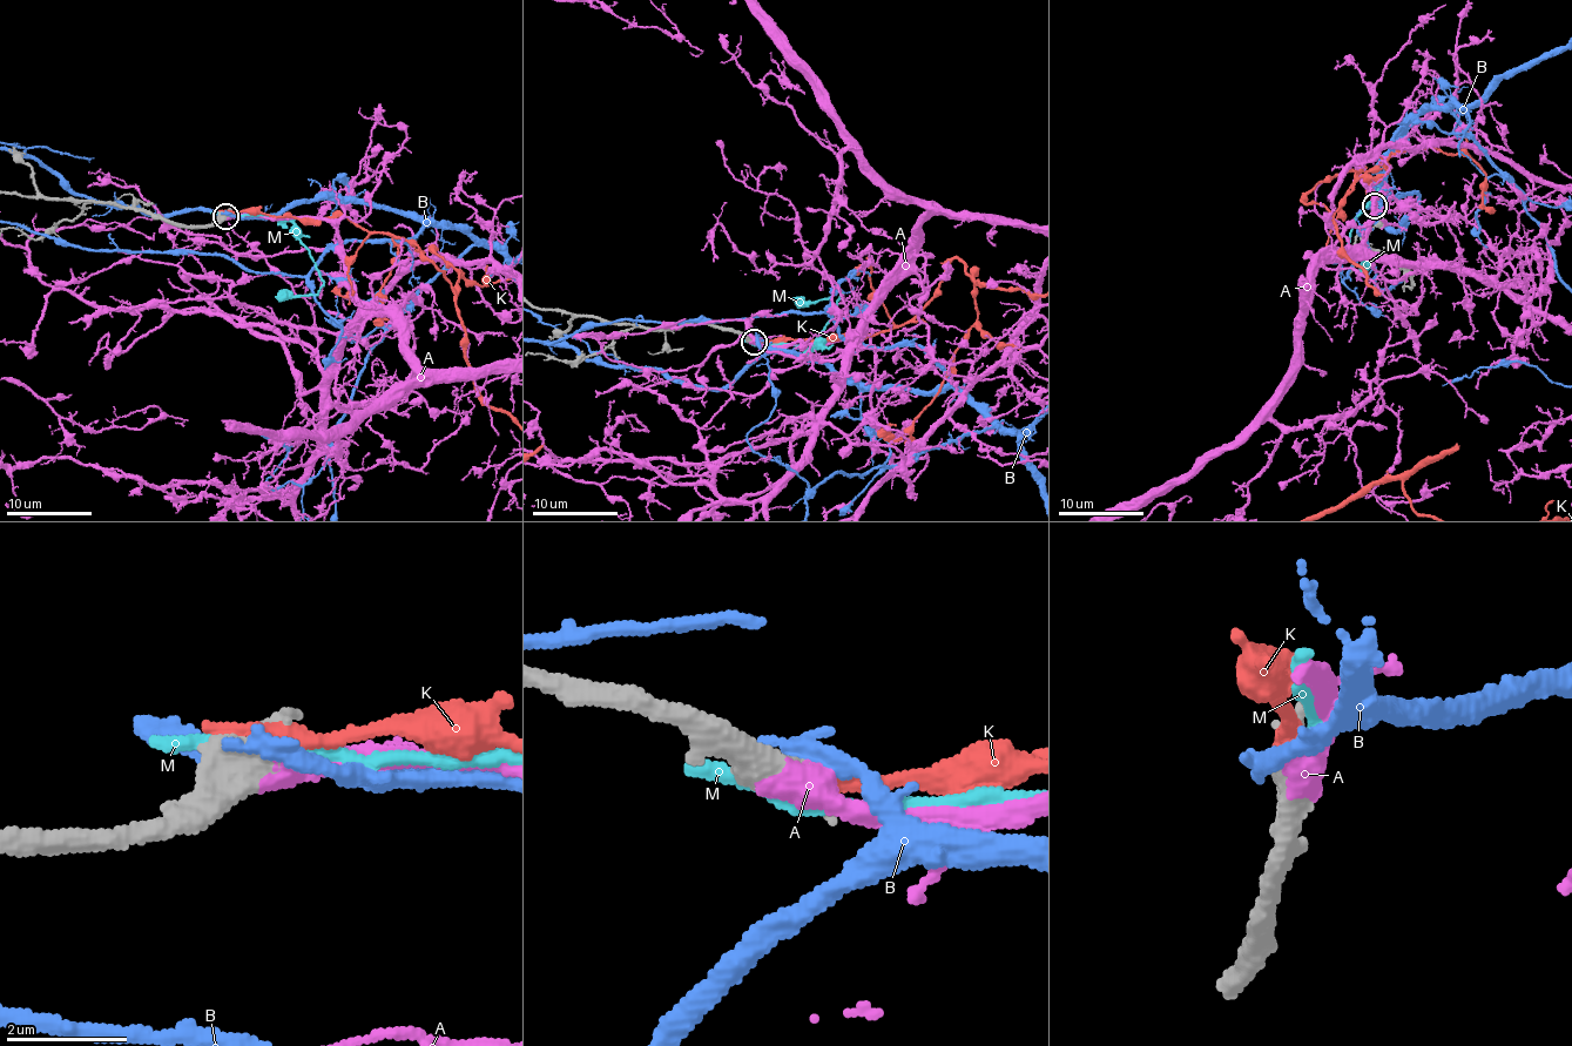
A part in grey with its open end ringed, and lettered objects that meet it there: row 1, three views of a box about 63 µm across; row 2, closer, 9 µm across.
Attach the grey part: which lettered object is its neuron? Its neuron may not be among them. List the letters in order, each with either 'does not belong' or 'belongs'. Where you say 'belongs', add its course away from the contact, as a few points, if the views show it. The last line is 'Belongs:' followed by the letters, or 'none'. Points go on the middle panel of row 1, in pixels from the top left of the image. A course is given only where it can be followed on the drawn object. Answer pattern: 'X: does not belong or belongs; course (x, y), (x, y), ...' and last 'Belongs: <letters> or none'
A: belongs
B: does not belong
K: does not belong
M: does not belong
Belongs: A

